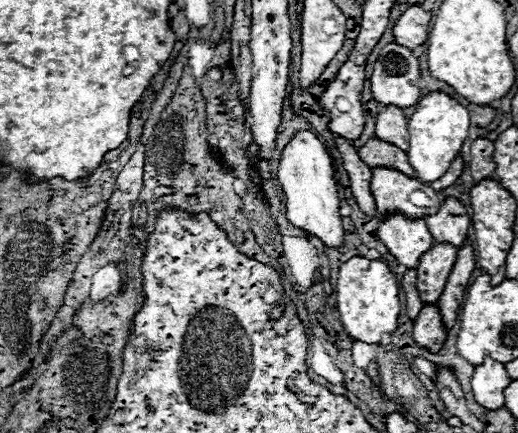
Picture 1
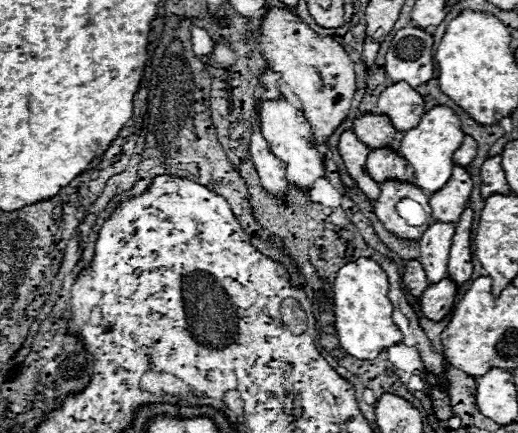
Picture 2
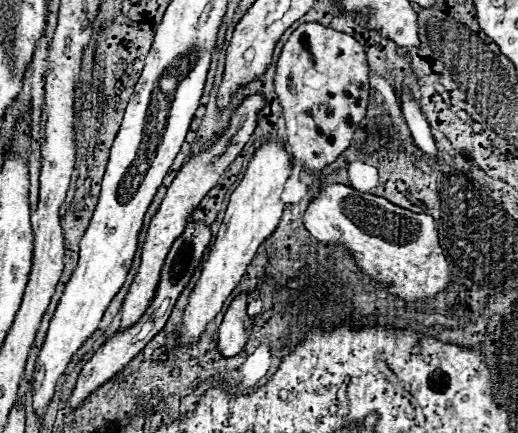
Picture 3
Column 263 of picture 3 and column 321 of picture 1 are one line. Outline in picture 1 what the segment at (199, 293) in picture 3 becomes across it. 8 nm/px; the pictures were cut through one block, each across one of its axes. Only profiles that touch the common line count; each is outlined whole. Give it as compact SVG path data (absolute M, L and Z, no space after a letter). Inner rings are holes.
M306 130L290 140L278 164L278 180L286 198L288 222L302 228L306 234L316 236L328 248L342 246L344 226L340 216L340 194L334 180L334 164L314 132Z

